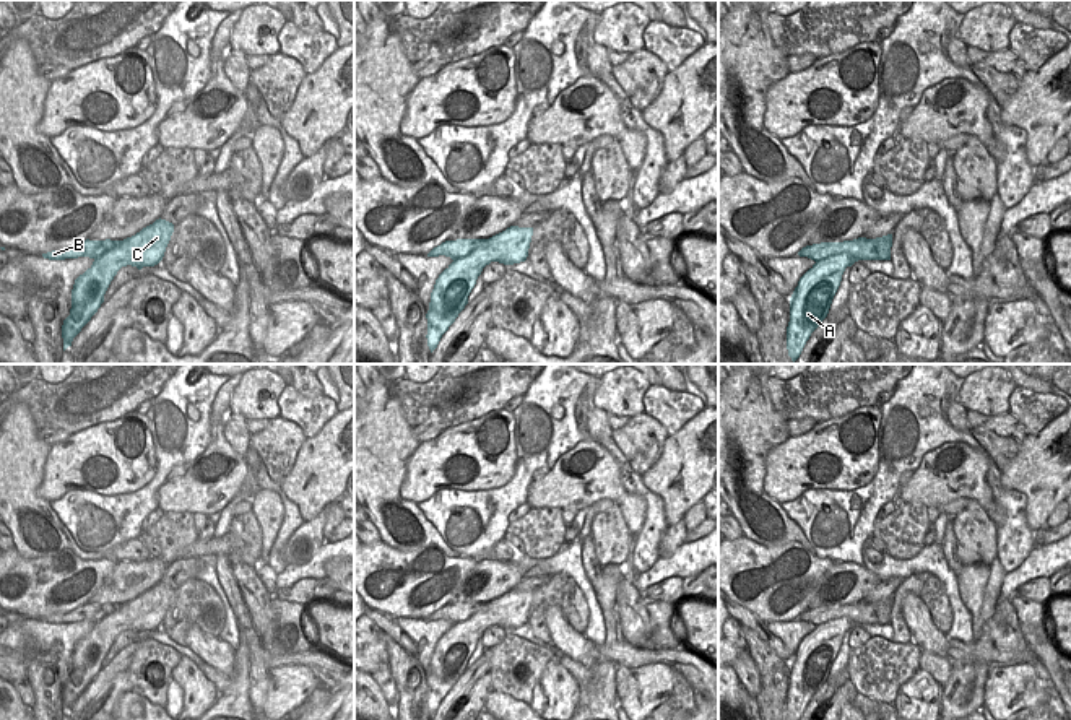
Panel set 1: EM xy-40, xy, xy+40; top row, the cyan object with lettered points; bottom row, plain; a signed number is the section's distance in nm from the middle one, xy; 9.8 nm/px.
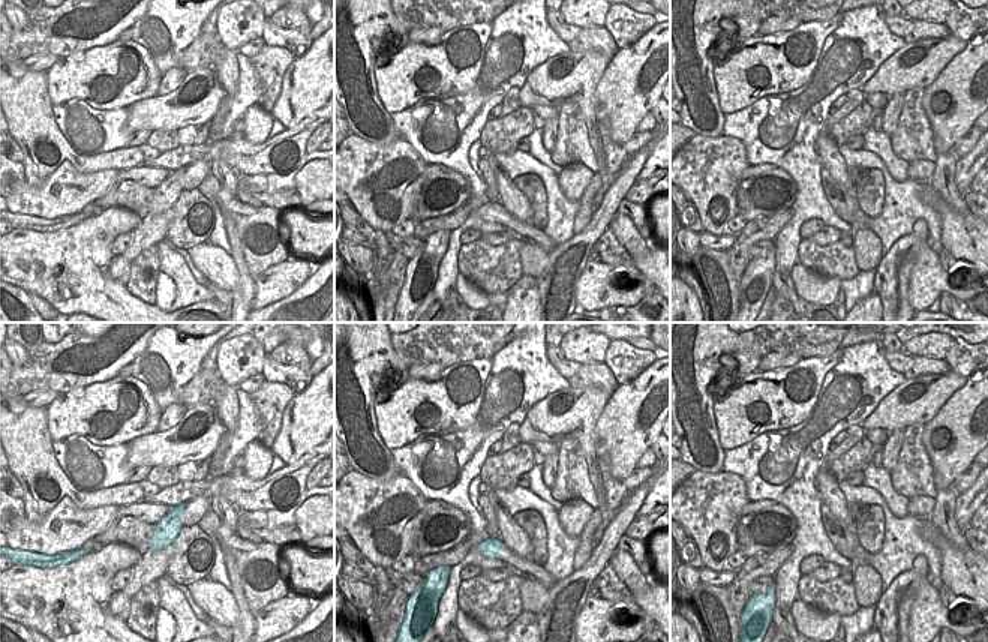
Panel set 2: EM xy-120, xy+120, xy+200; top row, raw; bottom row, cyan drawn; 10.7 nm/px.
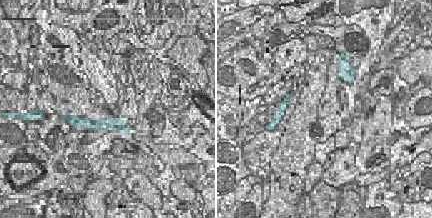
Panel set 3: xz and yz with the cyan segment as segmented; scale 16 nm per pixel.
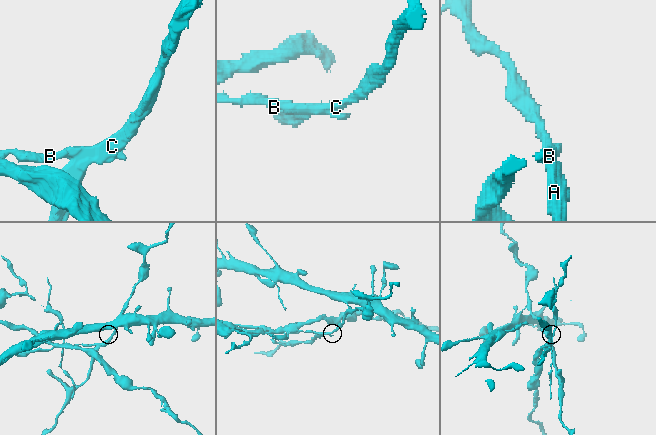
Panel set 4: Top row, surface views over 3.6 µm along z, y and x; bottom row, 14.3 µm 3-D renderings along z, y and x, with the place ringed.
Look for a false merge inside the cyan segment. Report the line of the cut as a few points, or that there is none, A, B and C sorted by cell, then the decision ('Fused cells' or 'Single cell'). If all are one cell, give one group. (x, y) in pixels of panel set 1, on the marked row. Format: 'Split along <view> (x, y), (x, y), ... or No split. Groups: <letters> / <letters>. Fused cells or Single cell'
Split along xy+40 (839, 244), (836, 254), (816, 262). Groups: A C / B. Fused cells

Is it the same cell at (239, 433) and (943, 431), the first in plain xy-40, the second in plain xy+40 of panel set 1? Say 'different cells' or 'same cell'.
different cells

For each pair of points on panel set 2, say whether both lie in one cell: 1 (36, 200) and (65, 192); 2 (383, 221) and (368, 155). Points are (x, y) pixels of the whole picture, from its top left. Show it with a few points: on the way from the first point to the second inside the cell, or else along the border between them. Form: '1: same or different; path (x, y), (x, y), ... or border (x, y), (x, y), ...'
1: same; path (44, 200), (57, 197)
2: same; path (383, 204), (381, 183), (369, 171)

